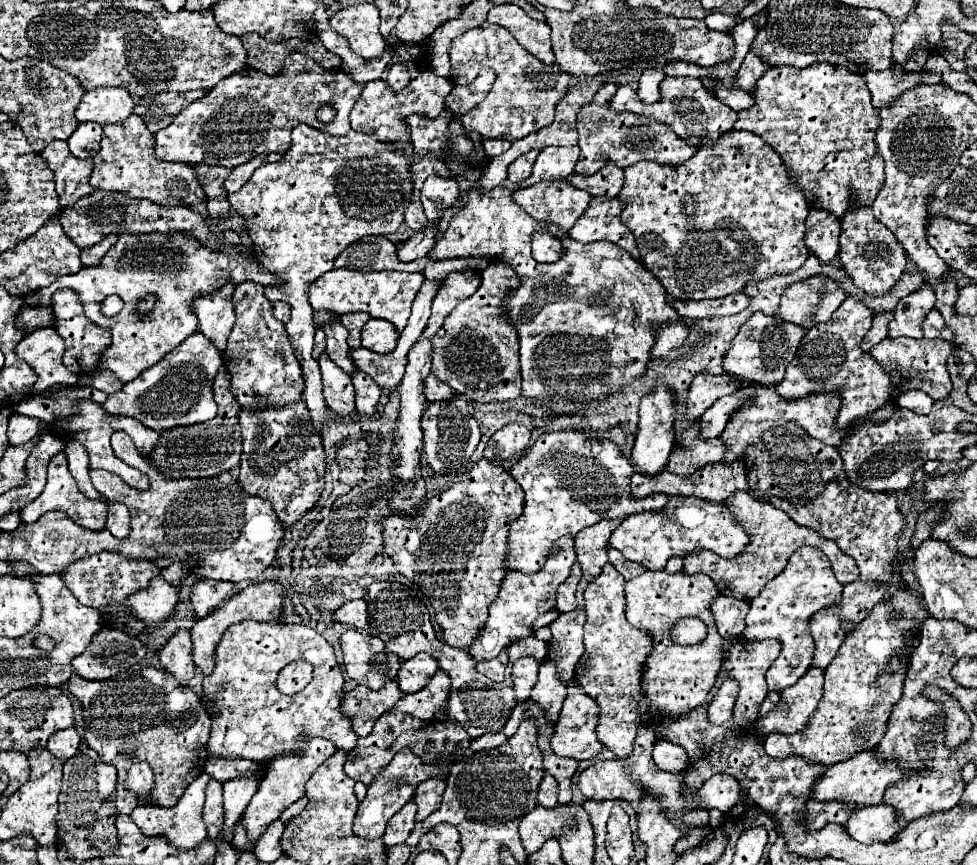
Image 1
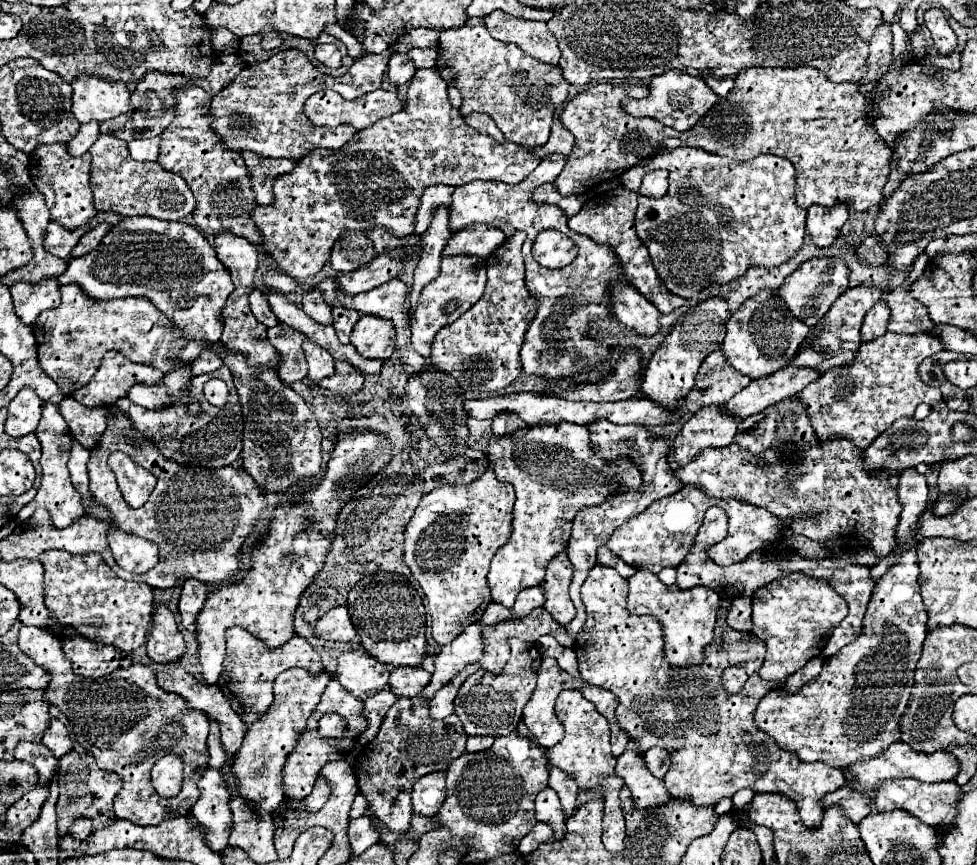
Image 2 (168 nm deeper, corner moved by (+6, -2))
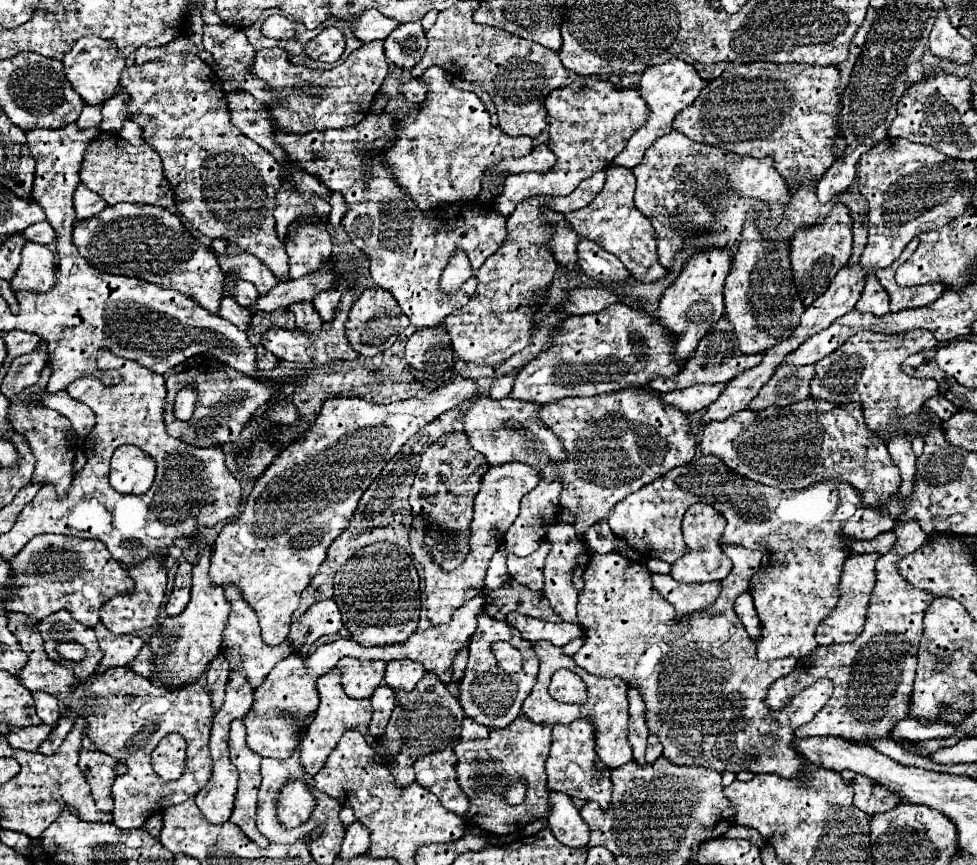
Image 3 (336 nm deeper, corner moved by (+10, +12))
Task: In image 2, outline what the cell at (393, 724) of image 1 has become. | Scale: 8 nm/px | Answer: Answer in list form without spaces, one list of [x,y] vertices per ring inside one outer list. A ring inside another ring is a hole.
[[[422,695],[404,699],[400,697],[388,711],[376,739],[362,749],[356,759],[356,779],[362,793],[368,797],[376,817],[396,833],[410,827],[412,817],[412,785],[434,771],[446,771],[448,765],[466,751],[468,735],[456,713],[446,719],[432,719],[428,713],[430,701]]]

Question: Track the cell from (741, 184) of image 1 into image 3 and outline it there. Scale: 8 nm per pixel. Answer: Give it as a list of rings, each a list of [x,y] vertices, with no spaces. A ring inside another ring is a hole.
[[[670,131],[668,135],[662,135],[644,155],[642,163],[636,165],[632,169],[632,173],[636,175],[636,195],[634,195],[634,205],[640,213],[644,213],[652,227],[654,227],[654,233],[656,233],[656,243],[658,243],[658,261],[662,267],[670,269],[672,267],[672,261],[676,257],[676,253],[680,253],[684,249],[684,243],[690,239],[690,229],[706,229],[710,231],[712,225],[714,225],[714,219],[718,217],[718,211],[714,211],[718,207],[718,201],[720,201],[720,195],[740,195],[740,197],[754,197],[754,199],[760,199],[768,205],[768,227],[776,229],[782,219],[784,219],[784,211],[788,207],[788,187],[784,183],[784,179],[780,177],[780,173],[776,173],[774,169],[774,161],[772,157],[742,157],[742,155],[736,155],[736,153],[730,153],[730,151],[724,151],[724,149],[718,149],[718,147],[710,147],[710,145],[704,145],[704,143],[698,143],[698,141],[692,141],[688,137],[684,137],[682,133],[678,131]],[[684,195],[684,209],[680,207],[678,211],[678,203],[680,203],[680,197]],[[692,195],[702,195],[702,199],[698,201],[692,201]]]

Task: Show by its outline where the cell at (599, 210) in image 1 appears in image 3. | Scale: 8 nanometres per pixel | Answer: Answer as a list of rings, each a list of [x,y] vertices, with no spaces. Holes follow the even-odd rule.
[[[608,167],[604,189],[584,209],[566,213],[566,221],[582,237],[588,237],[608,253],[616,255],[624,263],[624,267],[632,273],[634,279],[642,283],[654,283],[658,279],[664,279],[668,271],[658,263],[656,239],[650,221],[634,207],[632,201],[634,187],[636,187],[636,179],[630,169]]]

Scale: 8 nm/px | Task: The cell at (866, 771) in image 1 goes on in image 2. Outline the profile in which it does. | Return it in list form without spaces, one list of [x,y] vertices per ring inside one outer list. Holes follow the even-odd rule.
[[[892,743],[884,755],[878,755],[876,759],[868,759],[866,763],[854,763],[850,767],[854,773],[854,781],[848,783],[848,787],[856,791],[864,791],[864,795],[872,797],[872,791],[876,791],[876,783],[882,783],[886,779],[904,779],[912,777],[926,783],[940,783],[940,781],[954,781],[960,773],[960,761],[952,753],[946,751],[934,751],[934,753],[920,753],[914,751],[908,743]]]

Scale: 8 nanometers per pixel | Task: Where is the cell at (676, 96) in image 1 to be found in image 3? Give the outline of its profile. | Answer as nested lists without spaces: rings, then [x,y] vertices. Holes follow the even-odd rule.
[[[670,59],[668,63],[662,63],[662,65],[654,65],[654,67],[648,67],[640,79],[640,97],[648,103],[648,107],[652,109],[648,121],[644,127],[640,127],[630,139],[628,139],[628,145],[624,147],[624,151],[612,161],[612,165],[620,165],[620,167],[636,167],[642,157],[644,157],[644,151],[662,135],[670,133],[672,127],[672,119],[682,111],[686,109],[696,97],[698,93],[708,85],[706,79],[702,79],[698,75],[698,71],[694,69],[694,65],[682,61],[682,59]]]

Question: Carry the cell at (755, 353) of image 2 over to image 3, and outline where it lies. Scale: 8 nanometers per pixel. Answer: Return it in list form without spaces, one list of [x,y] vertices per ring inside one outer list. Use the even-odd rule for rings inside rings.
[[[756,215],[744,223],[738,253],[732,259],[732,271],[726,277],[724,307],[726,317],[734,325],[740,351],[746,355],[764,353],[772,345],[788,339],[792,329],[800,323],[804,305],[792,281],[788,241],[764,241],[756,227]]]

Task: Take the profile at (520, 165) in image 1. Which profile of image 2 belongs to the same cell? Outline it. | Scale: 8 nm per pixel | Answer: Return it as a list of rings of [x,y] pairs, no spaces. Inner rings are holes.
[[[418,69],[408,87],[406,107],[372,127],[366,127],[354,135],[354,139],[340,151],[312,151],[312,155],[298,161],[296,171],[278,177],[274,181],[274,205],[260,205],[252,213],[258,229],[264,235],[266,255],[286,275],[316,275],[330,259],[330,251],[336,239],[344,231],[368,231],[368,227],[384,225],[392,229],[396,237],[414,233],[414,217],[420,207],[420,197],[430,185],[460,187],[476,179],[496,179],[504,183],[520,183],[536,165],[540,157],[528,147],[520,147],[512,141],[494,141],[490,135],[472,129],[462,113],[448,101],[448,83],[440,79],[438,71]]]

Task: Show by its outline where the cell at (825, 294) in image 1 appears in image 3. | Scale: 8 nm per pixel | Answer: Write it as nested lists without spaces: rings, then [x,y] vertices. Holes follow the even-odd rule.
[[[836,205],[822,223],[810,229],[800,229],[794,233],[790,241],[790,263],[792,263],[792,275],[794,285],[800,293],[800,299],[804,305],[812,305],[824,289],[828,289],[830,279],[846,267],[848,259],[852,255],[852,221],[850,211],[844,205]]]

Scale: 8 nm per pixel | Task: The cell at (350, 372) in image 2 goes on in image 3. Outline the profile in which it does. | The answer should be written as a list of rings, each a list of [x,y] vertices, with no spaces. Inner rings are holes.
[[[350,289],[350,291],[344,293],[344,297],[340,299],[334,321],[324,323],[324,329],[322,329],[322,333],[316,337],[316,341],[304,337],[300,331],[270,329],[268,333],[264,333],[262,345],[264,345],[268,351],[272,351],[276,357],[280,357],[282,361],[300,363],[300,365],[306,365],[308,369],[314,369],[314,367],[318,367],[318,365],[328,365],[328,363],[334,363],[334,361],[338,361],[338,359],[342,359],[342,361],[356,361],[356,359],[358,359],[358,353],[348,345],[348,339],[346,339],[346,327],[344,327],[352,303],[354,303],[354,293],[352,293],[352,289]]]

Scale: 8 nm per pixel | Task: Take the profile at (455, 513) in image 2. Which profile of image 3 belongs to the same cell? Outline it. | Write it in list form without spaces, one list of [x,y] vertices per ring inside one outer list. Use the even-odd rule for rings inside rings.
[[[508,463],[508,465],[498,465],[490,467],[486,475],[482,477],[480,491],[474,499],[474,517],[470,523],[470,551],[466,559],[462,561],[460,567],[454,571],[444,571],[440,565],[434,563],[432,553],[424,549],[424,525],[420,525],[420,517],[412,515],[412,529],[410,529],[410,549],[412,549],[412,559],[416,559],[422,565],[424,571],[424,587],[426,587],[426,609],[428,609],[428,619],[432,625],[448,623],[458,607],[462,607],[468,599],[476,597],[482,587],[484,587],[484,577],[486,577],[486,567],[492,557],[492,553],[500,545],[500,537],[508,531],[508,527],[516,521],[518,511],[520,511],[520,499],[532,491],[532,487],[538,483],[536,471],[524,463]]]

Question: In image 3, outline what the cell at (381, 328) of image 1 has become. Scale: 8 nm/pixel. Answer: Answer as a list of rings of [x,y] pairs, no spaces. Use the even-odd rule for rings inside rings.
[[[366,289],[362,291],[362,295],[354,301],[348,321],[346,321],[346,339],[350,341],[352,349],[358,355],[366,355],[366,357],[374,357],[382,351],[386,351],[396,337],[406,329],[408,325],[408,317],[402,313],[402,309],[398,307],[396,299],[384,291],[384,289]]]

